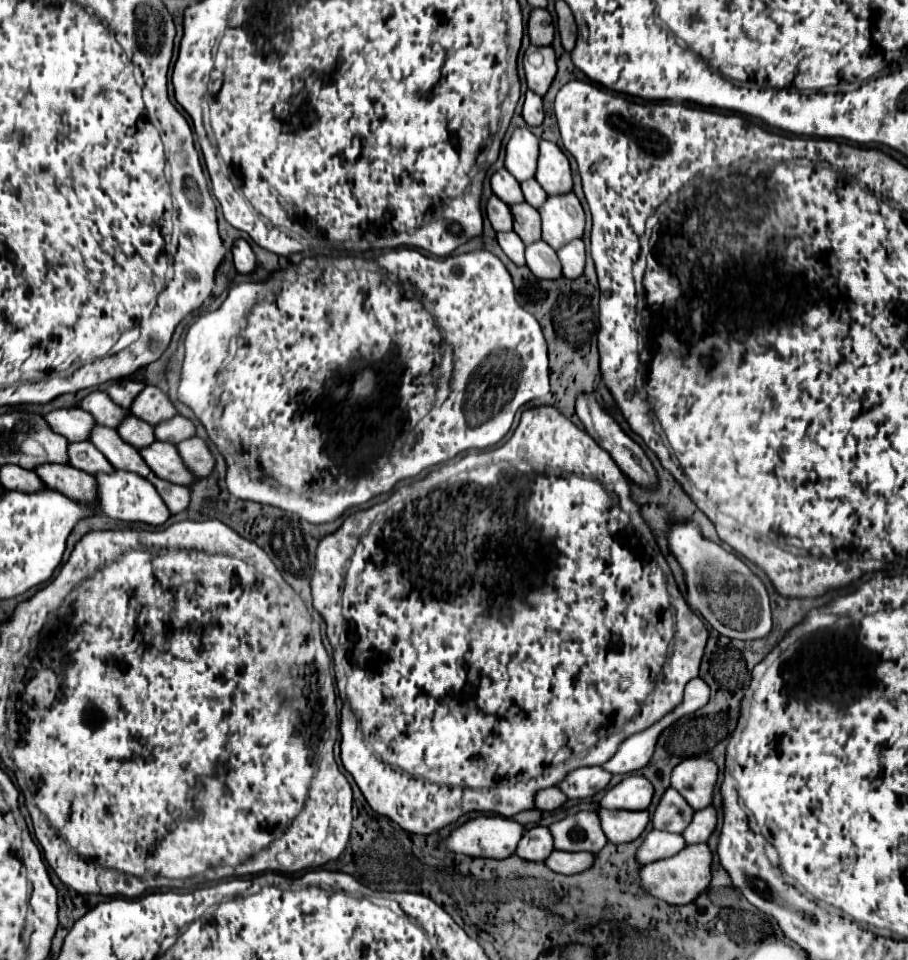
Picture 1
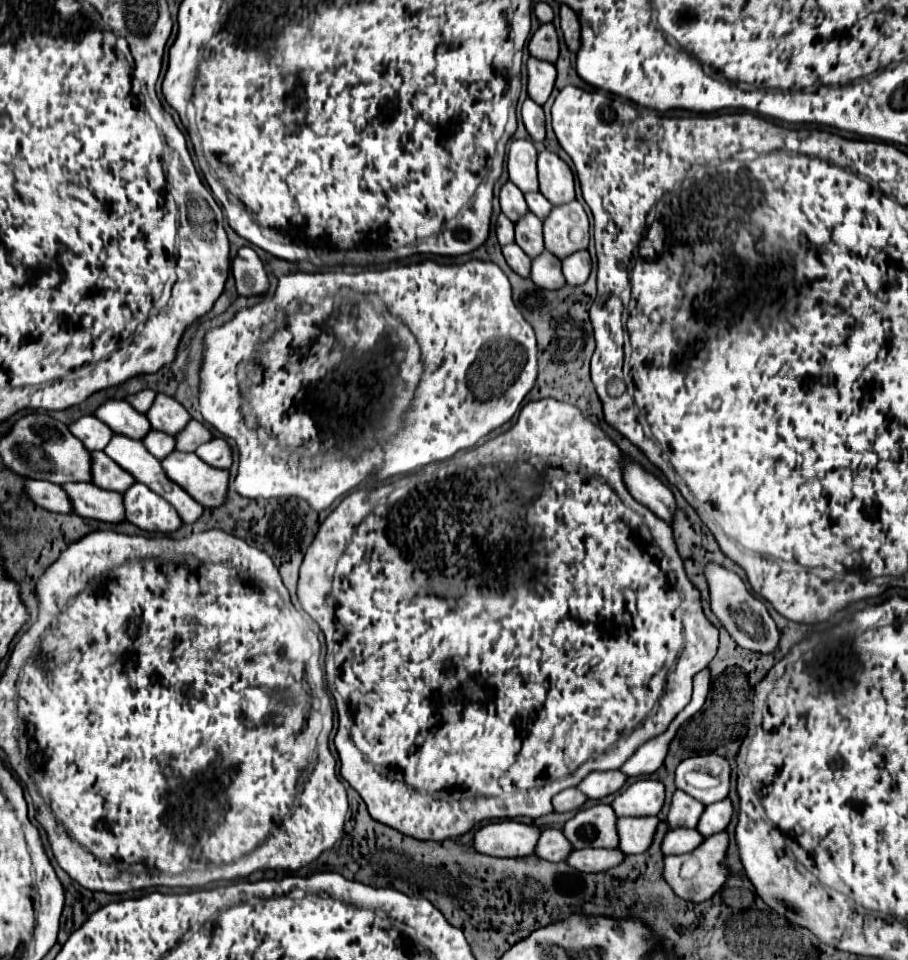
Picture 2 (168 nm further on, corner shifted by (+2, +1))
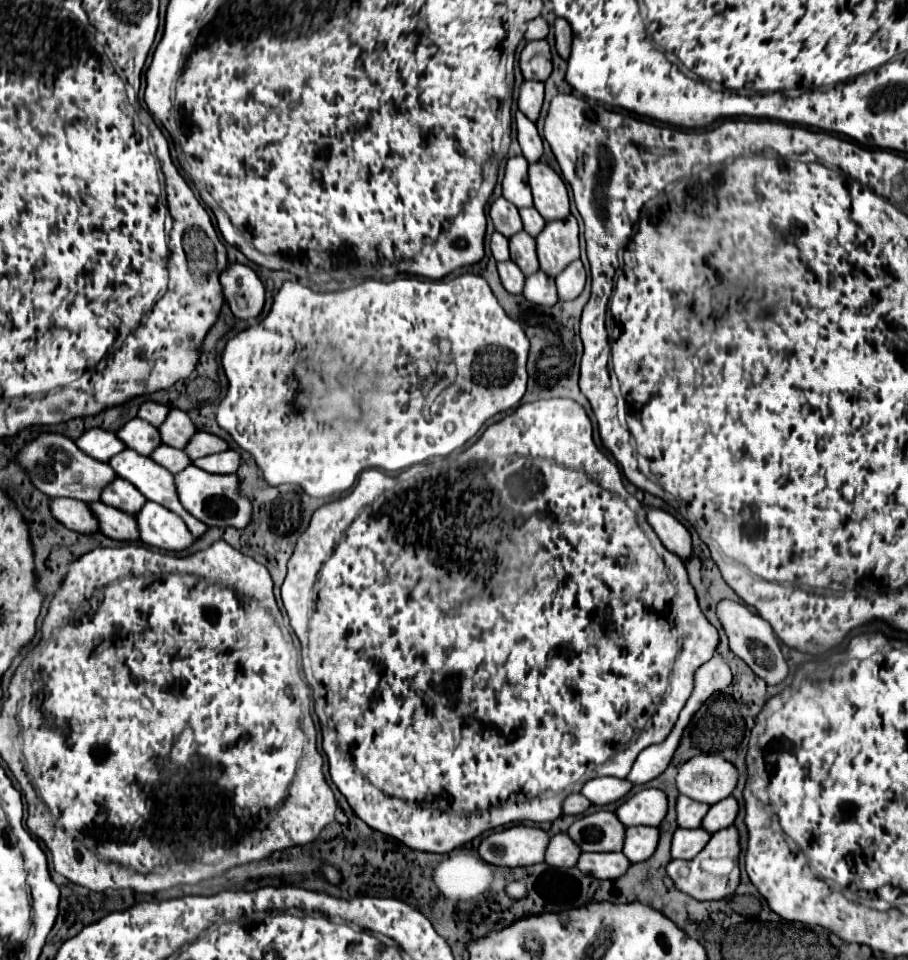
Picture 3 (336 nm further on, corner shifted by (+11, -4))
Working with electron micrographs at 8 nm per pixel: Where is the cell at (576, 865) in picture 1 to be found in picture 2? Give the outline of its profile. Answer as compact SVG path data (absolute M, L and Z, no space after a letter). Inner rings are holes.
M585 848L585 850L573 850L569 856L569 864L581 872L605 872L613 866L619 866L625 860L625 854L615 848Z

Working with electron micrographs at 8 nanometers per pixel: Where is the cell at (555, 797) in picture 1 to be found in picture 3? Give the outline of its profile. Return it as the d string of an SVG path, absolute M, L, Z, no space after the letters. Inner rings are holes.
M576 793L576 795L568 795L568 797L564 799L564 803L562 803L562 813L564 813L564 815L582 815L588 807L590 807L590 801L588 801L584 795Z

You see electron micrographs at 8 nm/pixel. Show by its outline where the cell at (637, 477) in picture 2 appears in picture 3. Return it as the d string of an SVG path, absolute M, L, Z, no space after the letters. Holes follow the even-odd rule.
M642 505L642 507L646 511L648 523L656 531L656 535L660 537L662 545L682 559L690 557L692 541L690 541L688 529L676 517L672 517L670 513L666 513L662 509L656 509L656 507L650 507L650 505Z

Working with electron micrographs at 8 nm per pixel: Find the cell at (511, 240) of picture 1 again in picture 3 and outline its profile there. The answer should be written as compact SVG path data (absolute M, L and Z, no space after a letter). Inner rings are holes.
M504 261L498 263L498 273L502 279L502 285L508 293L512 295L520 295L522 287L524 287L524 273L520 271L520 267L514 261Z

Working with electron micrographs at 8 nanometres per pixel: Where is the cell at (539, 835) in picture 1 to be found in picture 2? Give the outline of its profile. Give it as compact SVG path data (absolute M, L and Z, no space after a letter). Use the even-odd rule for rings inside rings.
M547 828L541 832L541 838L537 842L535 854L549 860L549 862L561 862L567 860L569 854L573 852L573 846L565 838L565 834L557 828Z

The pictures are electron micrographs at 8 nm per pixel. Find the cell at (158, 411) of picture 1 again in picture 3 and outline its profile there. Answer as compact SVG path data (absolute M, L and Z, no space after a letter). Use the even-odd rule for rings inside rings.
M170 409L168 417L158 427L158 431L160 431L162 443L166 443L170 447L176 447L176 449L182 449L188 443L188 439L194 435L196 427L184 411Z

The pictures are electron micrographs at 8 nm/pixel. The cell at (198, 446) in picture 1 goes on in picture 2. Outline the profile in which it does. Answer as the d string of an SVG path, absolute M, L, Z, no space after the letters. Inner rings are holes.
M213 438L211 442L201 444L195 450L195 454L213 468L225 468L227 470L233 464L233 450L227 444L227 440L223 440L223 438Z

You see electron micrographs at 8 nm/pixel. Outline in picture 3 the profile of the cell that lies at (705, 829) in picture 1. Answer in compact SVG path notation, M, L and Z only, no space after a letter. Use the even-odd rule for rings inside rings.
M726 797L726 799L722 799L710 807L706 817L702 819L702 829L706 829L708 833L714 833L714 831L720 831L724 827L730 827L734 823L736 815L738 815L736 799Z

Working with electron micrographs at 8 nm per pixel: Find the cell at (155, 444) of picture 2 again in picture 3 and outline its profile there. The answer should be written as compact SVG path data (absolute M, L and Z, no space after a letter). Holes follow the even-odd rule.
M160 445L160 447L156 447L156 451L150 455L152 457L152 461L156 461L158 465L162 465L162 467L166 467L170 473L178 473L178 471L182 471L184 467L188 467L192 461L186 457L186 453L184 451L180 451L180 449L174 449L174 447L168 447L168 445Z

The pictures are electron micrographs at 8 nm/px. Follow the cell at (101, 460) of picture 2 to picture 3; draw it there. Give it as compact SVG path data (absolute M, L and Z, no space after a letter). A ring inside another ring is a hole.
M116 477L112 483L108 483L108 487L104 487L100 499L102 499L102 503L108 503L110 507L116 507L130 515L136 515L146 501L146 497L132 483L124 481L120 477Z

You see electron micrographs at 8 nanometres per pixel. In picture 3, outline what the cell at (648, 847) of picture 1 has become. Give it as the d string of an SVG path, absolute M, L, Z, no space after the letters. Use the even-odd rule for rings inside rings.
M700 827L698 829L676 829L672 837L670 855L672 859L692 859L696 853L704 849L708 839L710 839L710 833L702 831Z

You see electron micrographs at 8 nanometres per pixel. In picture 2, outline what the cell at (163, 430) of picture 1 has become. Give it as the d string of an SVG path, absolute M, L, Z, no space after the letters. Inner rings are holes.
M191 420L185 430L181 430L177 436L177 450L179 452L195 452L197 446L213 440L213 434L209 432L209 428L205 428L201 422L197 420Z

